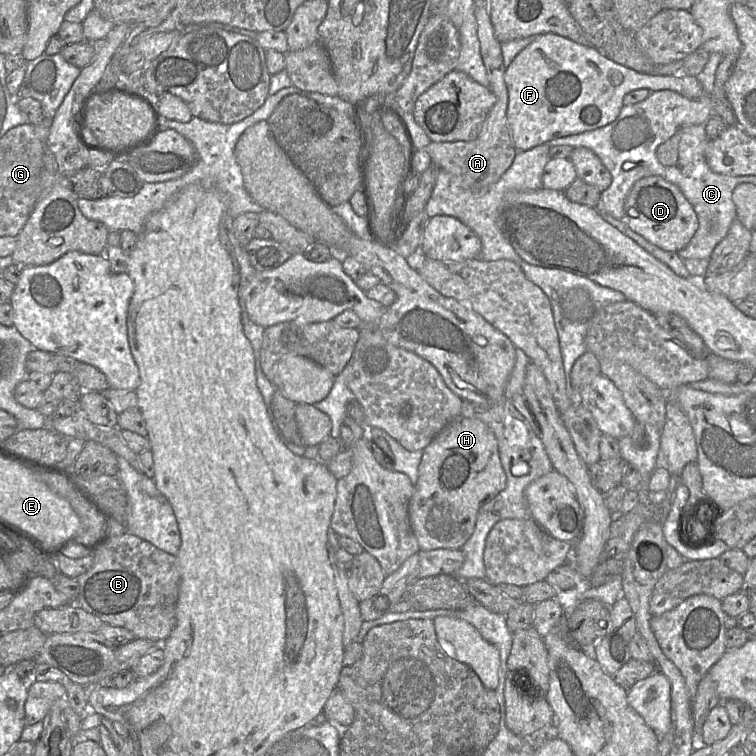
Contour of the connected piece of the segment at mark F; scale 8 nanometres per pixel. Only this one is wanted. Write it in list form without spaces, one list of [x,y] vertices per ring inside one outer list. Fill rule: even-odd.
[[[547,33],[525,47],[505,68],[508,91],[506,120],[517,151],[526,151],[556,138],[592,131],[613,122],[626,94],[638,90],[671,90],[689,99],[705,95],[694,76],[643,74],[620,65],[594,47]]]

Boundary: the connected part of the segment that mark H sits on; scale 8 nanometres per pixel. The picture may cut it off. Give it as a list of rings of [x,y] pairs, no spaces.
[[[462,415],[449,422],[423,450],[409,519],[420,550],[461,549],[474,532],[480,508],[506,487],[493,431],[481,420]]]

